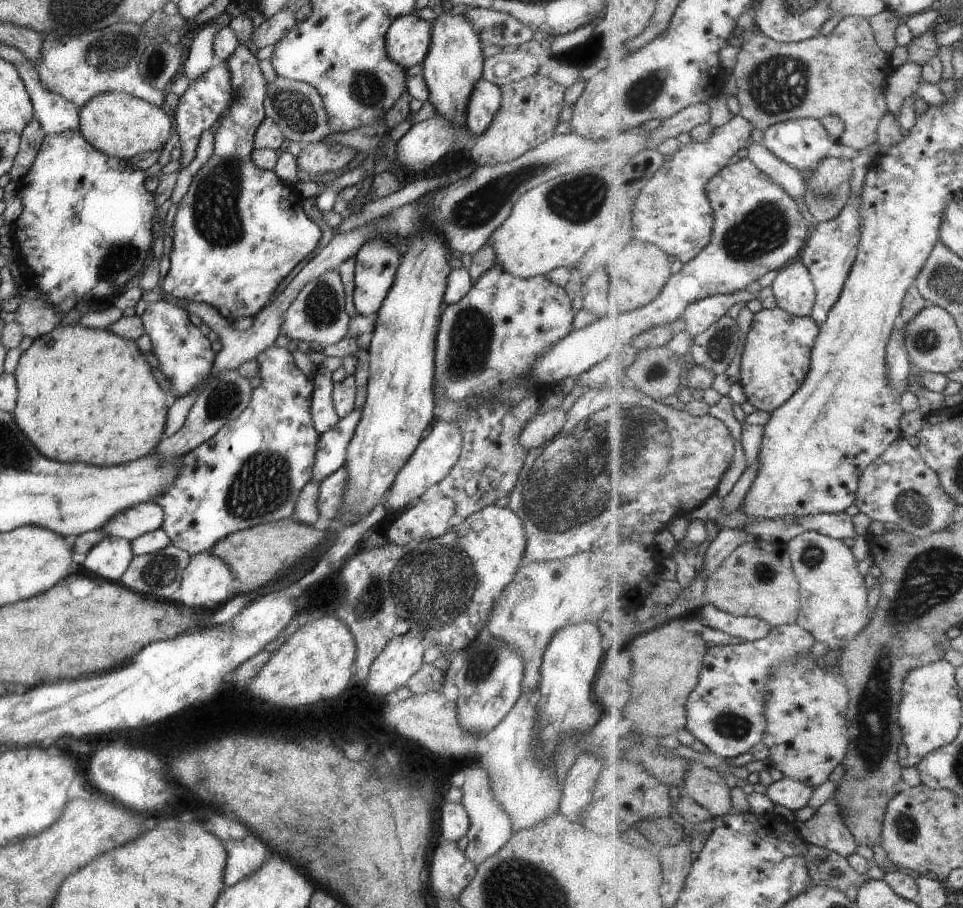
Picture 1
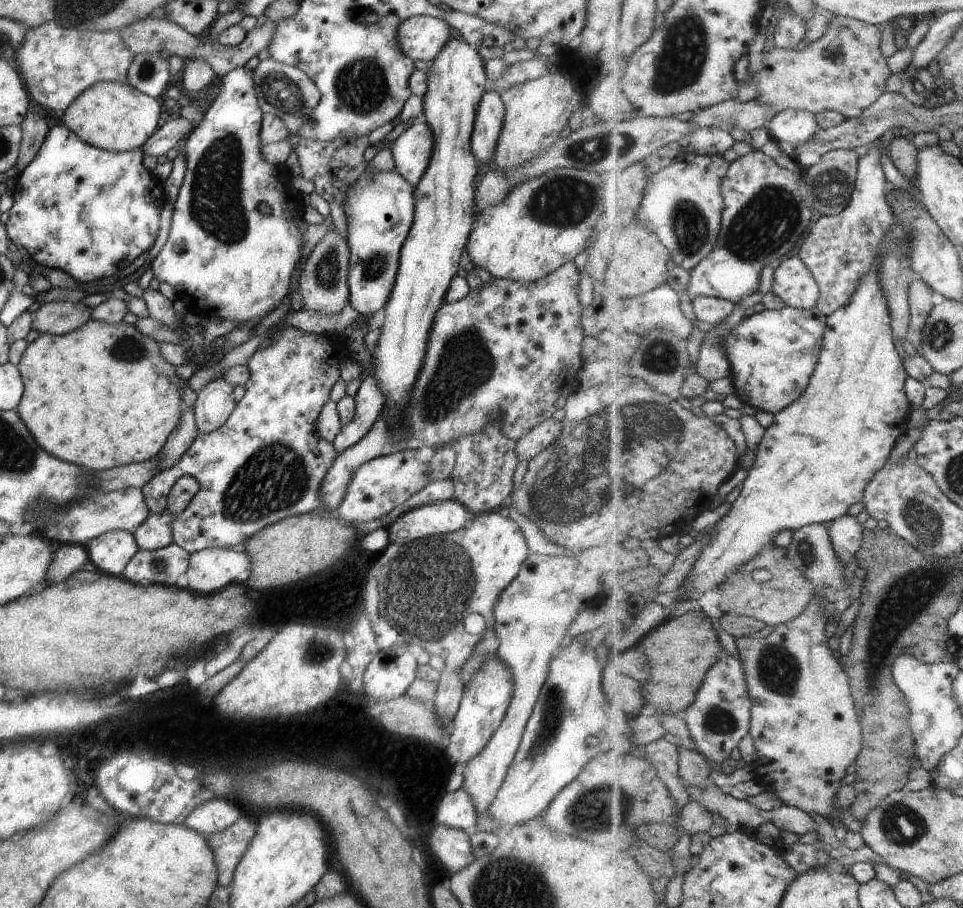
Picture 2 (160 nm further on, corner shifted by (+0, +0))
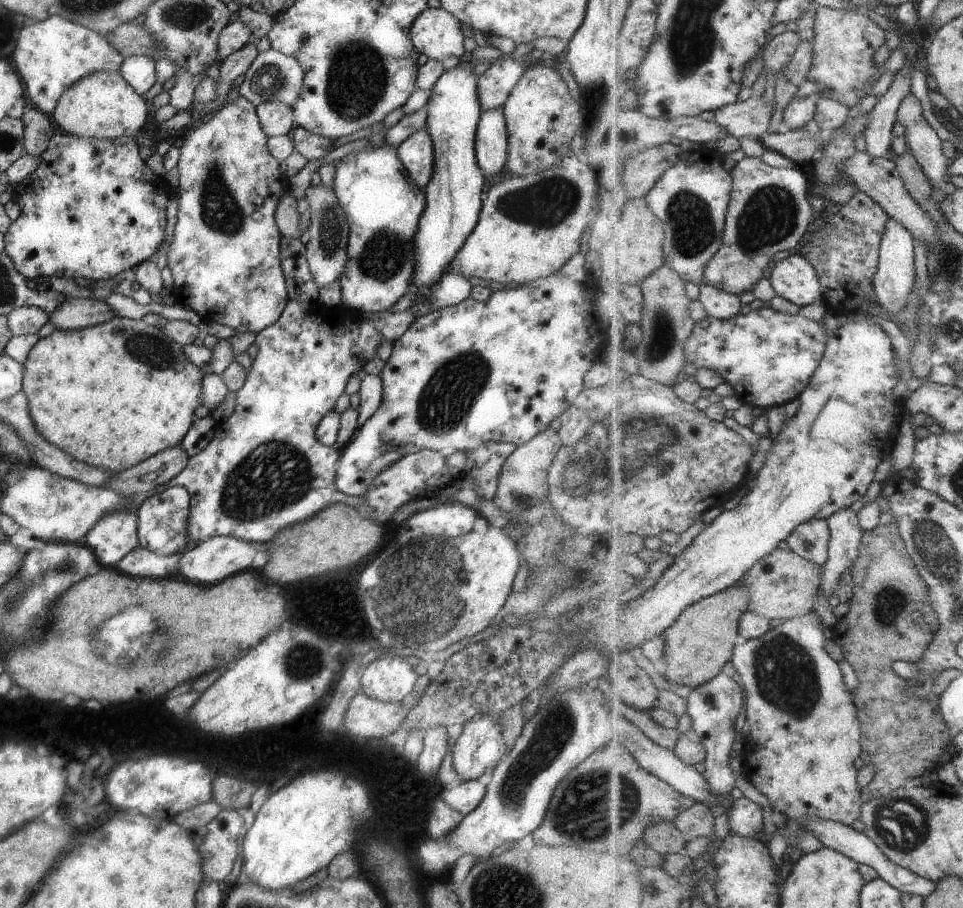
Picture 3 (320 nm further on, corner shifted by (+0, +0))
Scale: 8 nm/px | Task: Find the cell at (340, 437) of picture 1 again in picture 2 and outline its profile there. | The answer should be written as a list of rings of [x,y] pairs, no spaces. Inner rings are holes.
[[[373,374],[365,375],[360,379],[354,401],[356,406],[351,422],[341,426],[331,442],[338,453],[355,444],[369,430],[384,408],[384,396],[378,389]]]

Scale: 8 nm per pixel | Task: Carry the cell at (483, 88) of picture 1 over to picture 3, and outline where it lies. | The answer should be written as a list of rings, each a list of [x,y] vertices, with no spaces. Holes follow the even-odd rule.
[[[502,108],[481,110],[474,139],[474,156],[485,176],[499,173],[505,165],[507,132]]]

